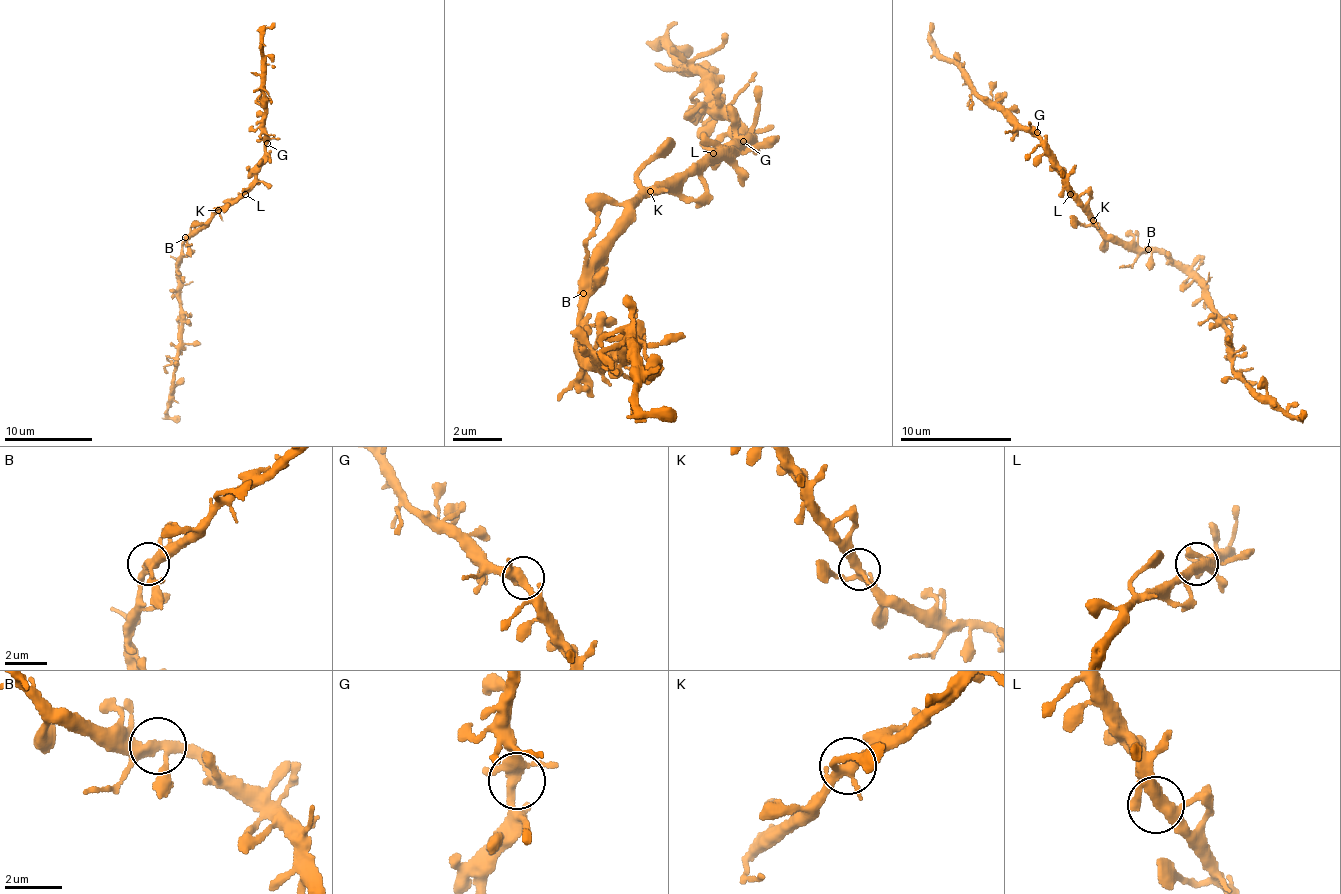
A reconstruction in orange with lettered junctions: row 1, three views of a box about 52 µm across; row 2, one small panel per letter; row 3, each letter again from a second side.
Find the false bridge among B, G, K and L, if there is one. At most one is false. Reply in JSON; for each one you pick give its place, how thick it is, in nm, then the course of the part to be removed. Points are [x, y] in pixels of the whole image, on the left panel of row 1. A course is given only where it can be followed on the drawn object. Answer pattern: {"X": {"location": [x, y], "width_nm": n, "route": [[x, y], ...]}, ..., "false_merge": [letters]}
{"false_merge": []}

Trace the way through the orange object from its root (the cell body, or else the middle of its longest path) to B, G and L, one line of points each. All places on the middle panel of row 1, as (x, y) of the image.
B: (612, 226), (612, 253), (606, 258), (606, 263), (588, 278), (588, 289), (582, 294)
G: (612, 226), (630, 205), (662, 192), (686, 175), (726, 157), (730, 160), (725, 153), (743, 141)
L: (612, 226), (630, 205), (645, 199), (713, 153)

